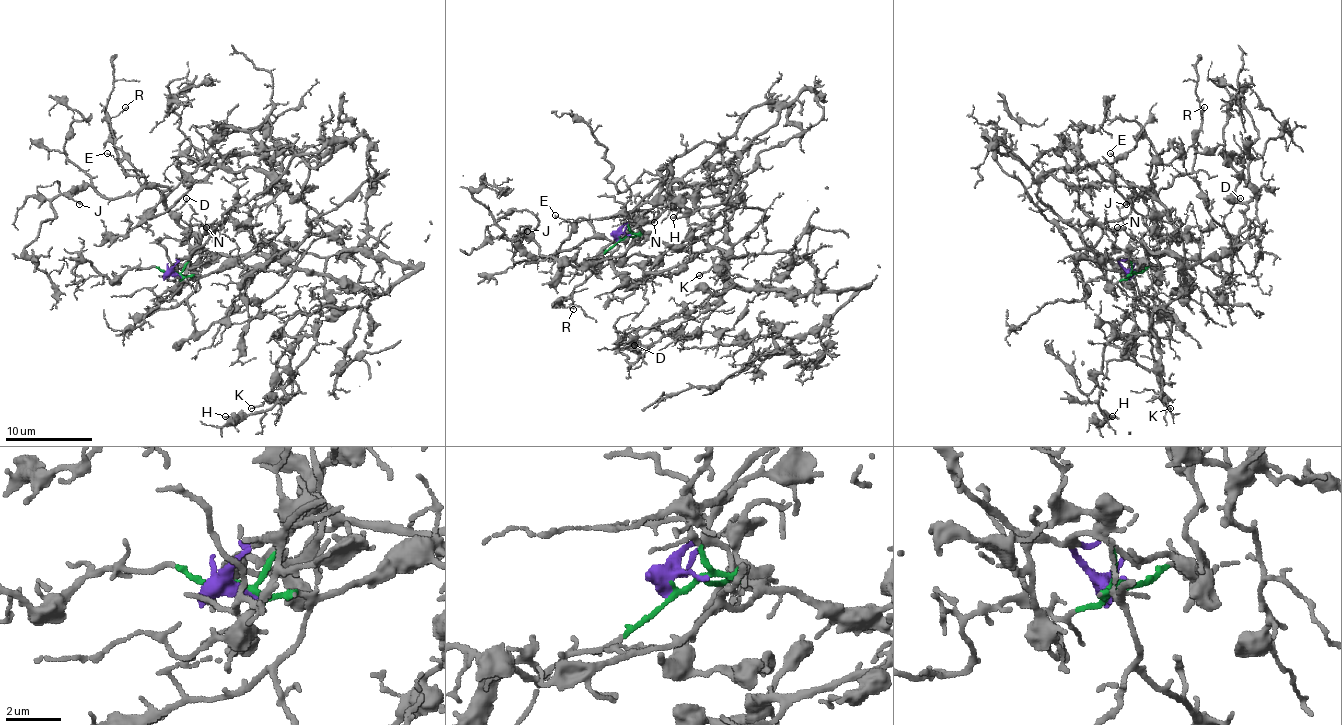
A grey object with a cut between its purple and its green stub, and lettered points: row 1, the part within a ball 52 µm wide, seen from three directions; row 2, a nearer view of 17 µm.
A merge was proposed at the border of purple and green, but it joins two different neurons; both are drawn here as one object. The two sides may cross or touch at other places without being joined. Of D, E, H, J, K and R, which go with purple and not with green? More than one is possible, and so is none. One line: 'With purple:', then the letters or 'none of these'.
With purple: none of these

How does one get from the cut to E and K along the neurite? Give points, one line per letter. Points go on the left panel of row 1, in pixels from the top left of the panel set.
E: (172, 272), (209, 275), (244, 255), (209, 253), (165, 202), (167, 187), (150, 185), (126, 159), (106, 152)
K: (172, 272), (209, 275), (268, 244), (371, 294), (307, 318), (275, 388), (250, 408)

